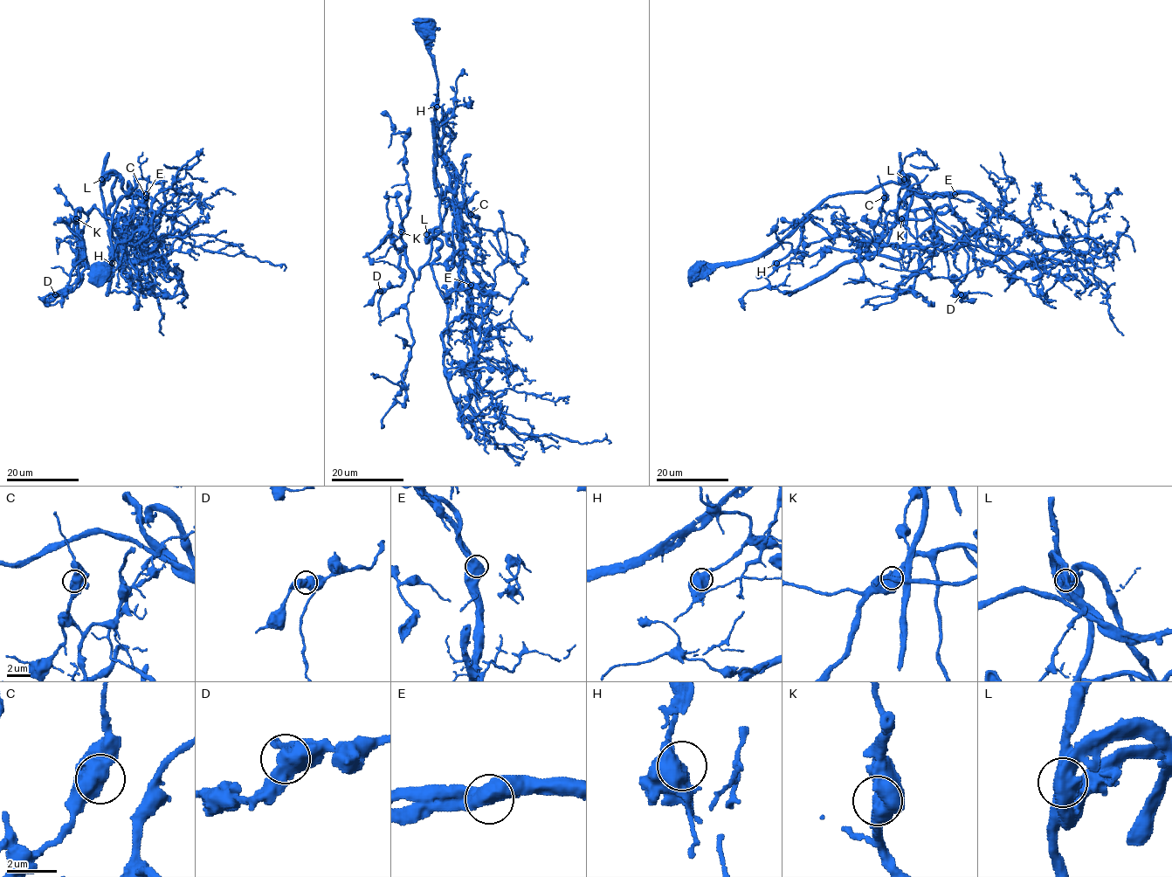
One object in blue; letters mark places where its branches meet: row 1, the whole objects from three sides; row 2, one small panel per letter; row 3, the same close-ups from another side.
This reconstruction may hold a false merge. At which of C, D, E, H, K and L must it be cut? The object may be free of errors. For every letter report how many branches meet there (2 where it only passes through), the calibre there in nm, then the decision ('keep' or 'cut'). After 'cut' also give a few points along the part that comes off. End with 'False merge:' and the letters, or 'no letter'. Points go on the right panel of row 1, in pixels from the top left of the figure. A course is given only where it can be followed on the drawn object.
C: 2 branches meet; 650 nm thick; keep
D: 2 branches meet; 650 nm thick; keep
E: 2 branches meet; 600 nm thick; keep
H: 2 branches meet; 800 nm thick; keep
K: 2 branches meet; 650 nm thick; keep
L: 2 branches meet; 750 nm thick; cut; foreign part runs (905, 178), (902, 254), (873, 255), (871, 244), (1045, 252), (1101, 292)
False merge: L

